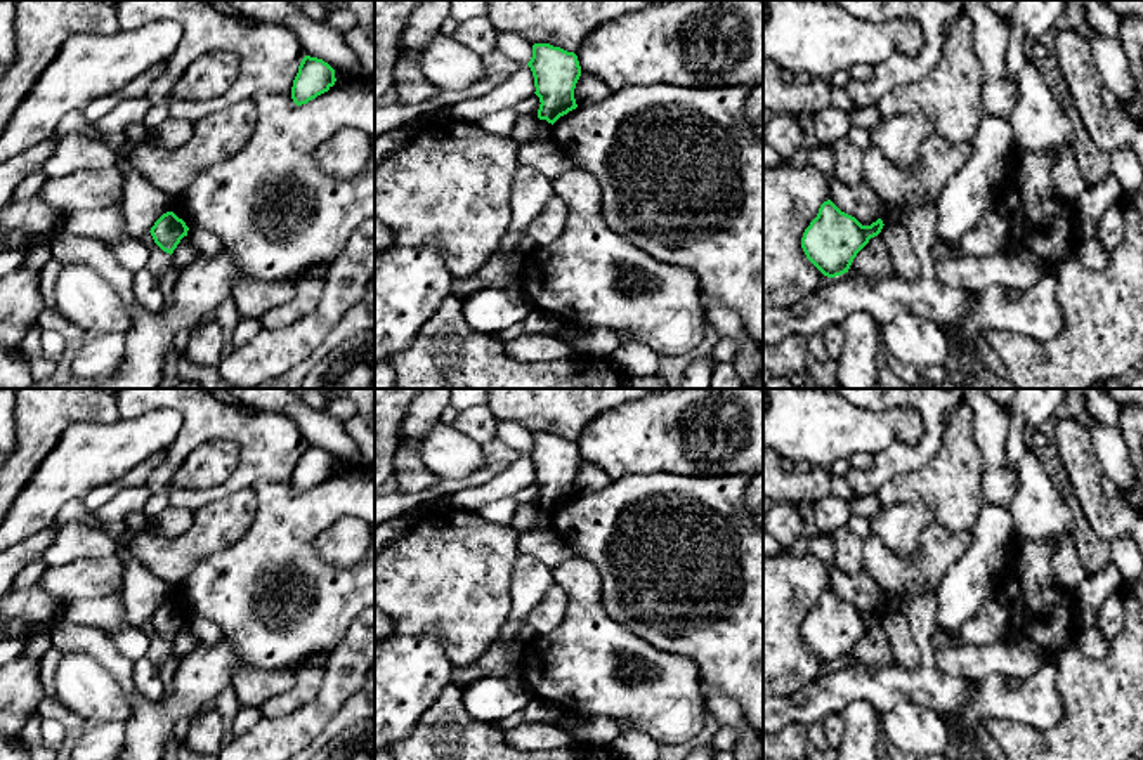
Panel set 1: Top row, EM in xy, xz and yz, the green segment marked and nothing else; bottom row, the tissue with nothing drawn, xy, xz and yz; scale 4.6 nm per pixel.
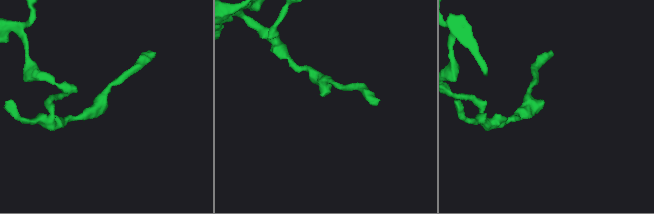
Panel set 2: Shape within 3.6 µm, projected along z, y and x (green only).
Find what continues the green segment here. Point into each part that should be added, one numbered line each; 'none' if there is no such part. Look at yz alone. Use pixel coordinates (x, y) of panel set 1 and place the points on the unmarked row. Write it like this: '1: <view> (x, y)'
none

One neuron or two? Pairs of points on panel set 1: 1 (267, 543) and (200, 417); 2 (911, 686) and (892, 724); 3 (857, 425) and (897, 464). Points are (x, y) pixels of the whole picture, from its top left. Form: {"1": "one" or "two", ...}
{"1": "one", "2": "two", "3": "two"}

